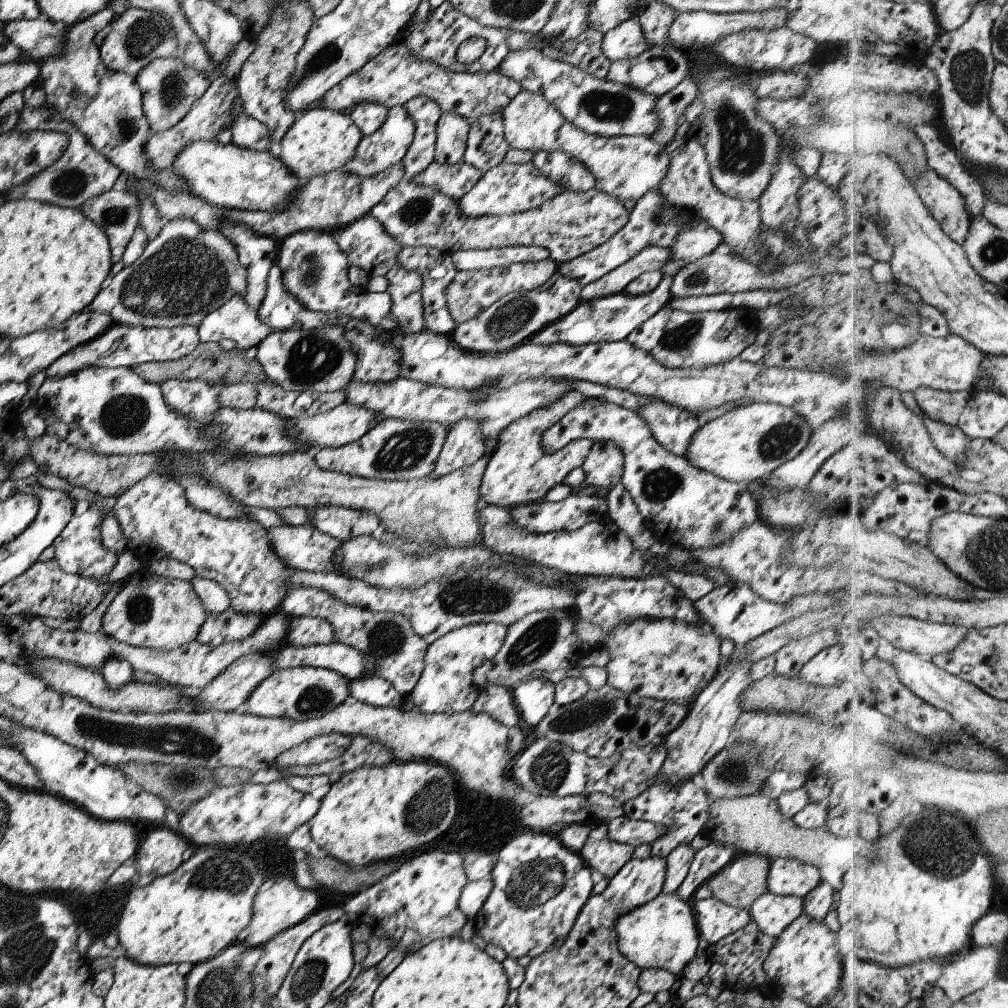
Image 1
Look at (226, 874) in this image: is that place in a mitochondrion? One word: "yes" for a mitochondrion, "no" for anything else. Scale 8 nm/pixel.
yes

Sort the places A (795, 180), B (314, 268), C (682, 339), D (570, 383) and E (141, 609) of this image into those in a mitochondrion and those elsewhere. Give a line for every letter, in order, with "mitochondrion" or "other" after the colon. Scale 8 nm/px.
A: other
B: mitochondrion
C: mitochondrion
D: other
E: mitochondrion

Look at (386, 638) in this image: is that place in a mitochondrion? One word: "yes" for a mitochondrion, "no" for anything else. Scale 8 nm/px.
yes

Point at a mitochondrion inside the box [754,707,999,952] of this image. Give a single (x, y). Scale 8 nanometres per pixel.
(933, 848)

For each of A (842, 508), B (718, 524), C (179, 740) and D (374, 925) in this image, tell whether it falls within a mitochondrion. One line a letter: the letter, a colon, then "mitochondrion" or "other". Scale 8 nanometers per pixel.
A: other
B: mitochondrion
C: mitochondrion
D: other

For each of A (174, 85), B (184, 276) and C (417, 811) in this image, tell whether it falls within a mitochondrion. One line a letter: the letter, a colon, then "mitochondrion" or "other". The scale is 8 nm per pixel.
A: mitochondrion
B: mitochondrion
C: mitochondrion

